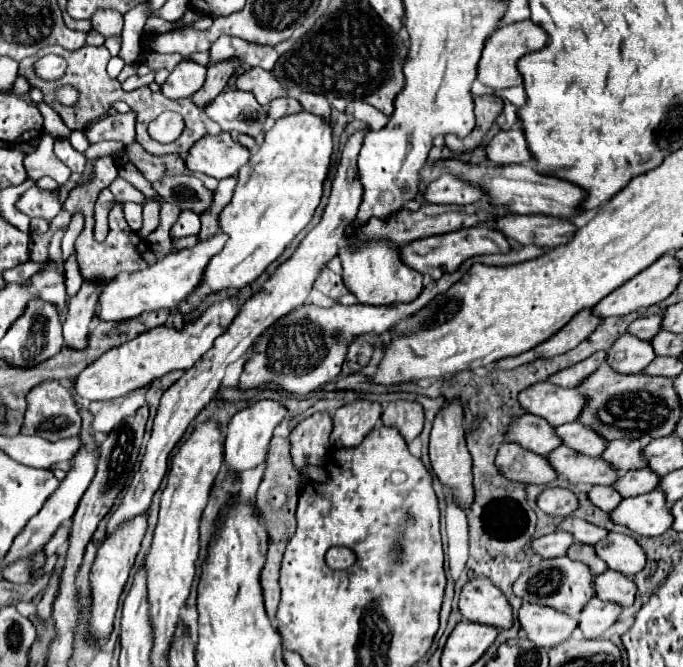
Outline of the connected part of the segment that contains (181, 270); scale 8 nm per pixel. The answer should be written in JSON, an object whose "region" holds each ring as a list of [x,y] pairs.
{"region":[[[215,234],[207,240],[201,240],[193,248],[179,250],[175,254],[161,256],[153,266],[143,268],[139,272],[123,272],[115,276],[115,280],[109,280],[103,286],[103,292],[99,296],[99,308],[97,318],[101,322],[119,322],[139,316],[141,312],[149,310],[163,310],[163,308],[175,308],[181,300],[185,300],[195,286],[201,282],[203,270],[209,264],[209,260],[223,248],[227,236]]]}

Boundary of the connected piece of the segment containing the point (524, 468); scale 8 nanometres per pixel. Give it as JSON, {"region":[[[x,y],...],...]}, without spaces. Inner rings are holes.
{"region":[[[503,444],[495,464],[499,472],[503,472],[503,476],[513,482],[549,484],[557,480],[557,472],[551,468],[551,464],[547,464],[545,456],[527,452],[525,448],[519,448],[519,444]]]}

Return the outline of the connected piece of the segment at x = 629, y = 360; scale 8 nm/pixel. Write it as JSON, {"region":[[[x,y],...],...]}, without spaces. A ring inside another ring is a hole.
{"region":[[[623,334],[607,352],[607,364],[621,374],[643,372],[655,358],[657,356],[655,350],[651,350],[651,342],[639,340],[631,334]]]}

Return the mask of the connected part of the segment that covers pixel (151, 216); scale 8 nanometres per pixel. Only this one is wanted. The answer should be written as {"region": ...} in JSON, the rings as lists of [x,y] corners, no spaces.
{"region":[[[151,202],[145,206],[145,228],[141,230],[143,236],[145,236],[145,232],[157,228],[157,224],[159,224],[159,206],[155,202]]]}

